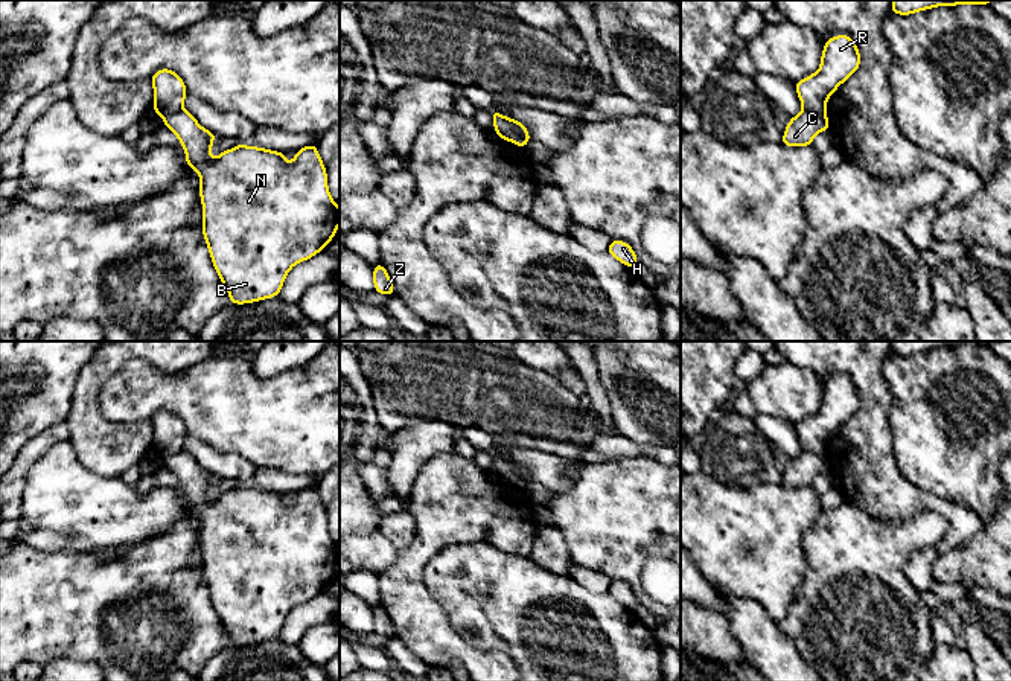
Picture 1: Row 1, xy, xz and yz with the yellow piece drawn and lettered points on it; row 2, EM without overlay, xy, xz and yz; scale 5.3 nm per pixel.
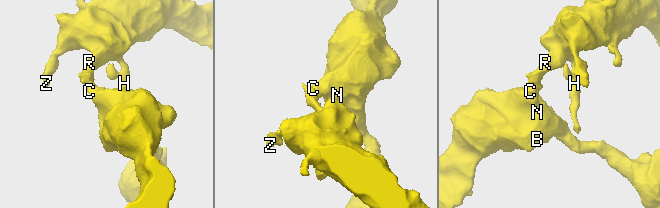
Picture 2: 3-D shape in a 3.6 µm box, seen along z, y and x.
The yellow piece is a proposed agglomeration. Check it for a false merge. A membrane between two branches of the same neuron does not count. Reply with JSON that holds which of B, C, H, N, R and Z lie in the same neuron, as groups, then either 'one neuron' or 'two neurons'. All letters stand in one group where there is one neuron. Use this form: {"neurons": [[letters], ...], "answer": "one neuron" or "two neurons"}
{"neurons": [["B", "C", "N"], ["H", "R", "Z"]], "answer": "two neurons"}

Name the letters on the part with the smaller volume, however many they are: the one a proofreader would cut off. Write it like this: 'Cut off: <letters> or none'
Cut off: B, C, N

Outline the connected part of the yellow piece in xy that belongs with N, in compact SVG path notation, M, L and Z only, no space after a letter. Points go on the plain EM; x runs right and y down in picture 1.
M180 451L164 457L163 466L178 478L186 494L186 506L199 516L203 577L209 588L213 609L228 634L230 644L245 646L277 638L291 609L323 593L332 579L336 577L340 548L329 533L327 513L317 486L311 484L295 492L291 504L285 501L286 494L244 484L212 500L210 494L216 475L203 469L189 452Z

